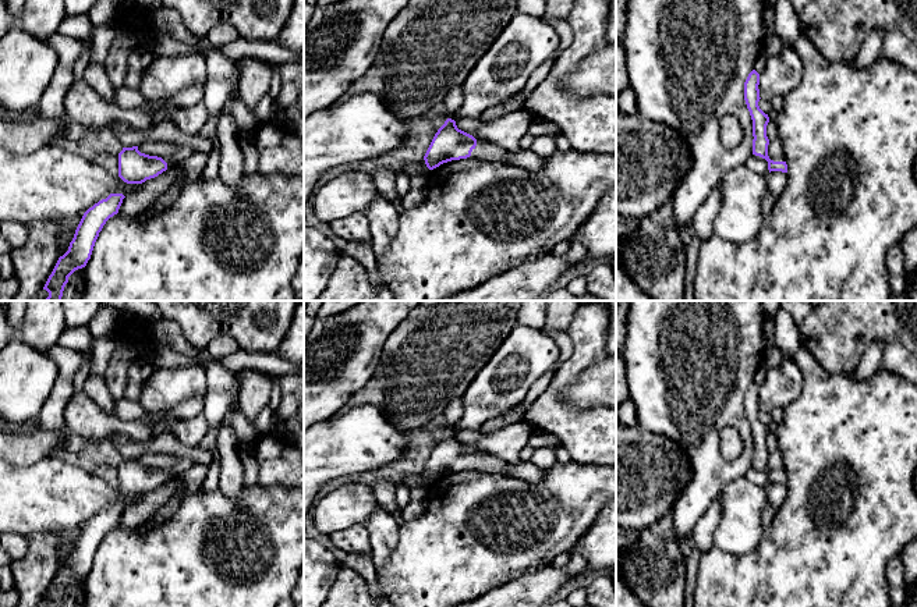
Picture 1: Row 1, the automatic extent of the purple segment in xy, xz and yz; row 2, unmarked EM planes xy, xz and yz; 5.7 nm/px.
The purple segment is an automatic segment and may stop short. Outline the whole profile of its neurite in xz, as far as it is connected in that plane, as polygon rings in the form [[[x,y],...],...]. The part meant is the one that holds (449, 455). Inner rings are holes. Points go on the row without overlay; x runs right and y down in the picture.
[[[447,430],[435,446],[425,468],[429,482],[452,472],[477,469],[488,473],[502,473],[509,465],[492,454],[478,454],[472,447],[457,440],[456,433]]]

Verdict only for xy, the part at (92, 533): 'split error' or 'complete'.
complete

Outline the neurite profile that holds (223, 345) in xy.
[[[217,336],[205,348],[205,351],[215,358],[230,356],[238,349],[238,342],[230,336]]]

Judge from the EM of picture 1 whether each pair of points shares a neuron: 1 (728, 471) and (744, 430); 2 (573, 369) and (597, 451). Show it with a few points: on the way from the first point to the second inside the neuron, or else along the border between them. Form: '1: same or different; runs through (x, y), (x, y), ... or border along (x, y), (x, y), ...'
1: same; runs through (739, 462), (746, 455), (746, 442)
2: same; runs through (553, 390), (553, 408), (576, 430)

